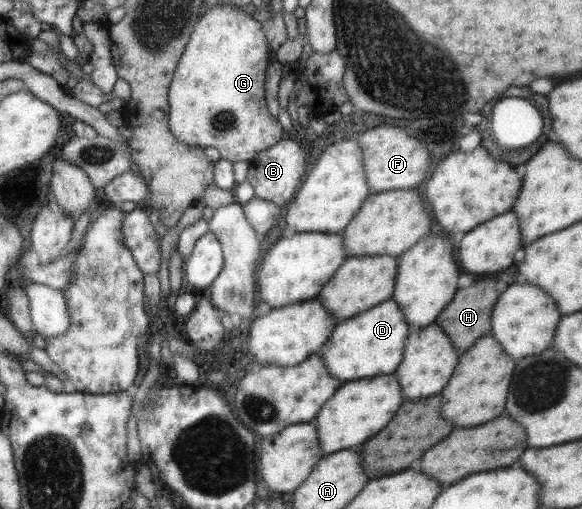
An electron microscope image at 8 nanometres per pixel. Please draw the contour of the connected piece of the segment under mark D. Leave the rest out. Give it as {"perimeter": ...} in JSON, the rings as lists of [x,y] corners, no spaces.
{"perimeter":[[[393,299],[381,302],[371,310],[355,314],[347,320],[340,319],[319,352],[329,374],[343,382],[394,374],[403,360],[405,343],[411,330],[404,319],[401,308]]]}

